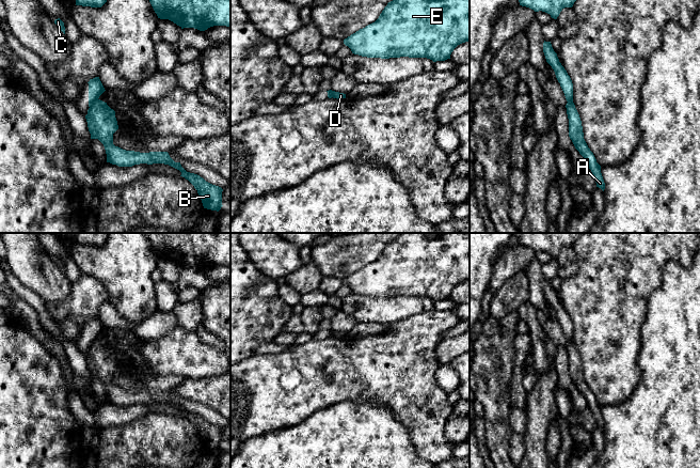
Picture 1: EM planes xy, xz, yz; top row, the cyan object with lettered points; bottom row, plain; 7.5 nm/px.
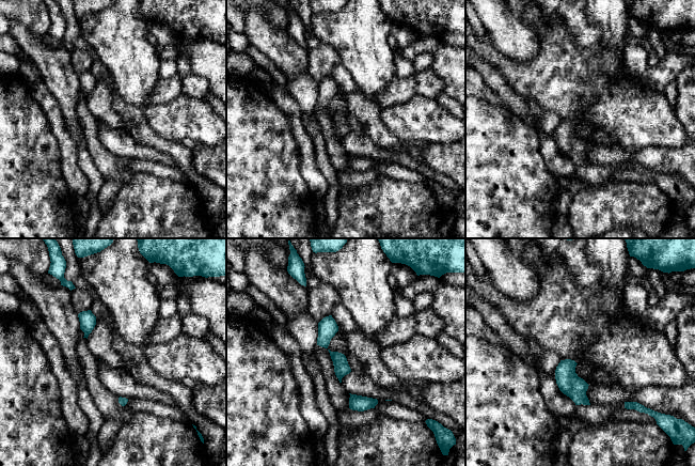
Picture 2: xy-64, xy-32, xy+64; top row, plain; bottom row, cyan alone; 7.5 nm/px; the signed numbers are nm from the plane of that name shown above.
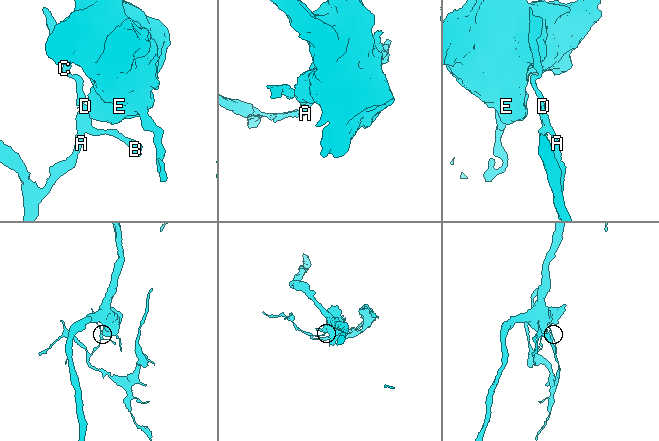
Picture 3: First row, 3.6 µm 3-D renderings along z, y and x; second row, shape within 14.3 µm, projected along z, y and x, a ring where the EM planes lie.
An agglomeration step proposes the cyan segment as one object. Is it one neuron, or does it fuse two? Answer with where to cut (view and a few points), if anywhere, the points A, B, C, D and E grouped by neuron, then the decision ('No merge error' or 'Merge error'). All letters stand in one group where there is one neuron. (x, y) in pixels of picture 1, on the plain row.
Split along xy (97, 338), (90, 346). Groups: A B D / C E. Merge error

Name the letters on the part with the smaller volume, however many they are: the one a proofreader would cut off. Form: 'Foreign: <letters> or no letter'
Foreign: A, B, D

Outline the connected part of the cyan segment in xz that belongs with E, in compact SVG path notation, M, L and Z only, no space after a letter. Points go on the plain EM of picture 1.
M400 233L388 241L379 258L344 279L352 293L367 297L450 298L454 288L470 280L470 234L444 233L428 237L425 233Z

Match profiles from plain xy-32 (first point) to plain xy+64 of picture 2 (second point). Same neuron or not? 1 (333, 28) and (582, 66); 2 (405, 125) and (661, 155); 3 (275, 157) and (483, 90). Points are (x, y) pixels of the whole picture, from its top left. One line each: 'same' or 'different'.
1: different
2: different
3: different

